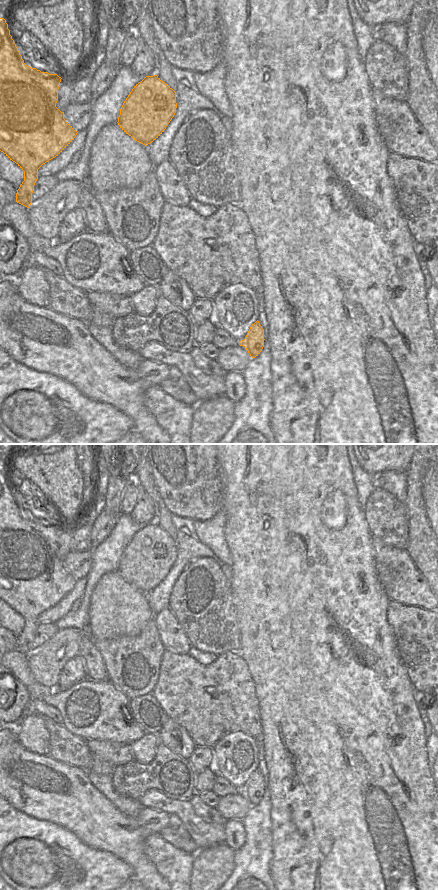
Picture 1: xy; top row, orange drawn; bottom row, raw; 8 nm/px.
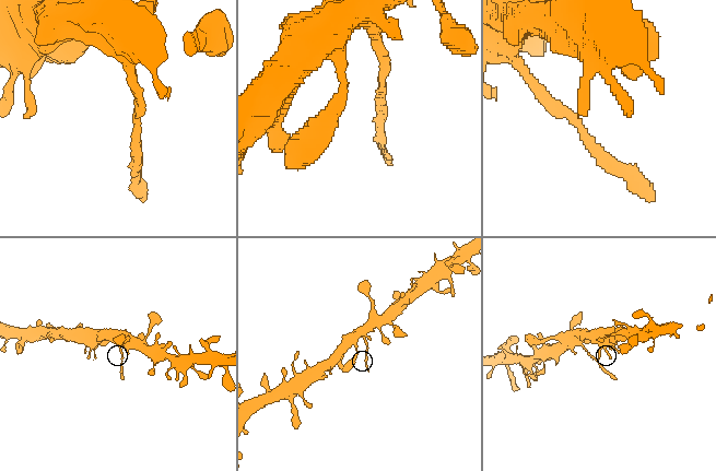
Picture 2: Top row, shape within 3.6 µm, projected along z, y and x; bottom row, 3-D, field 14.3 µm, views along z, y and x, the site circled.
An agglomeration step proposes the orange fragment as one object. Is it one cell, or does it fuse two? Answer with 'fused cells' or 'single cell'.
fused cells

